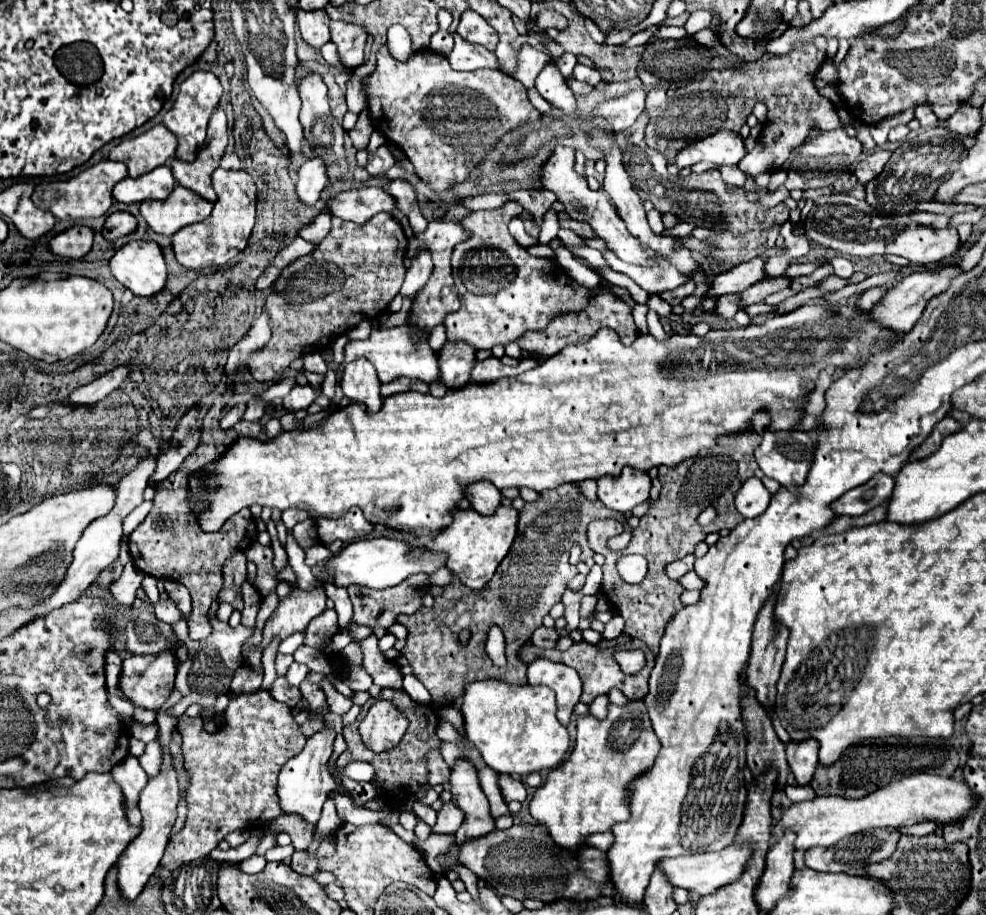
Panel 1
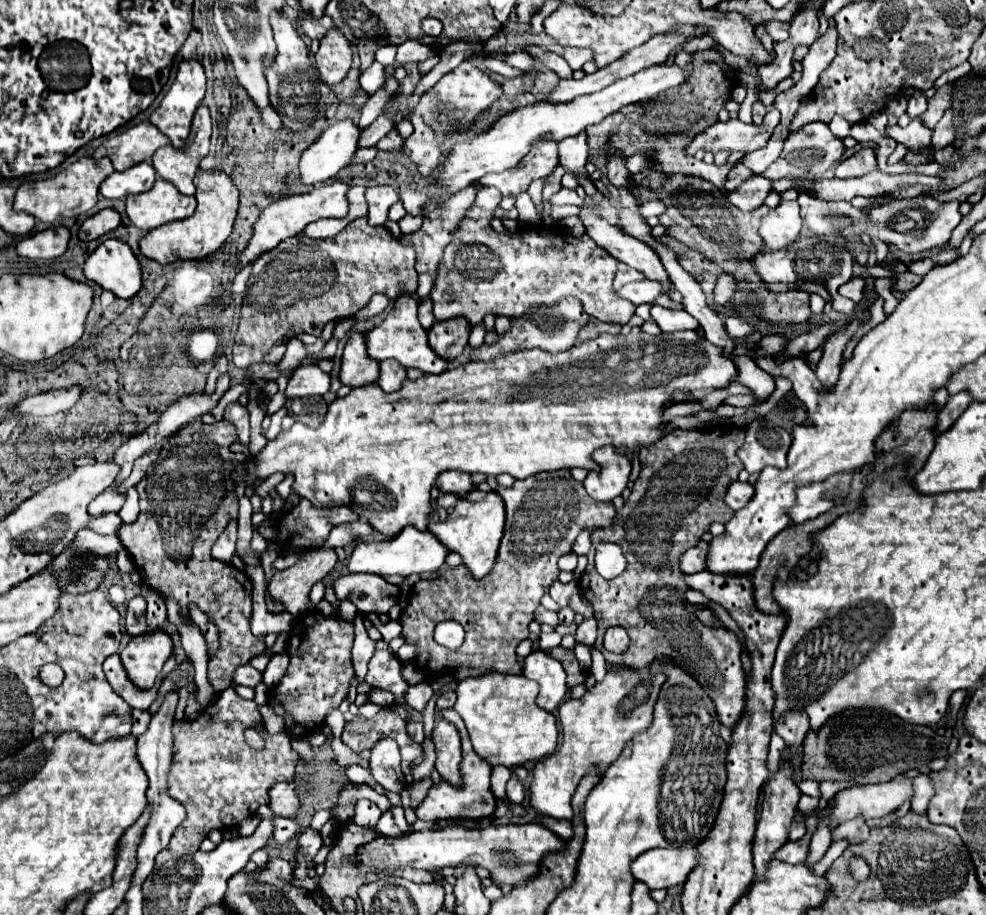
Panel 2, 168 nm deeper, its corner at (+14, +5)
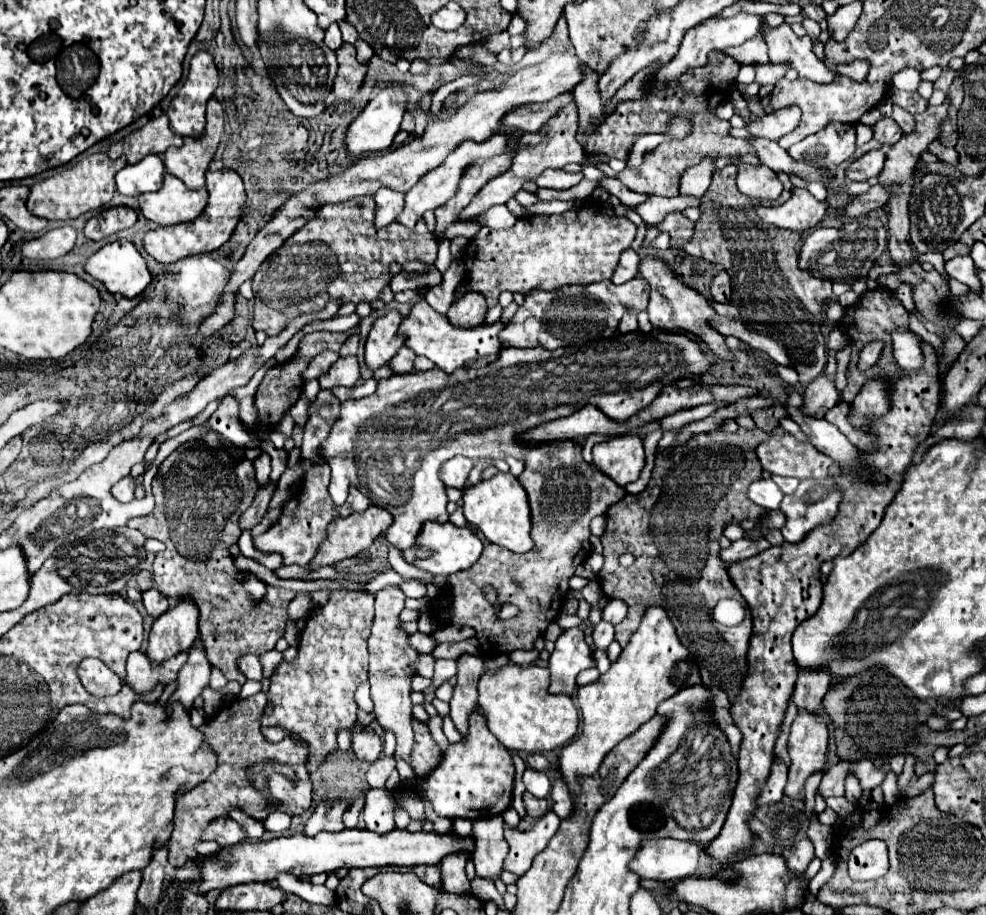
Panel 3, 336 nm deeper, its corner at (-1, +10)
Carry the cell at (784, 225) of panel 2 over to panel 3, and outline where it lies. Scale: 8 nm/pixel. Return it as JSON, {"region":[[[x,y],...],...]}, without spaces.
{"region":[[[793,189],[791,199],[777,207],[757,207],[765,223],[783,227],[789,231],[809,233],[819,225],[825,215],[827,203],[817,201],[807,189]]]}

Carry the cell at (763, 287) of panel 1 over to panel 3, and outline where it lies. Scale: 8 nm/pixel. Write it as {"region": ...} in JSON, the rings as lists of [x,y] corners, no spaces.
{"region":[[[719,271],[711,283],[711,299],[717,303],[729,303],[731,297],[731,279],[727,271]]]}

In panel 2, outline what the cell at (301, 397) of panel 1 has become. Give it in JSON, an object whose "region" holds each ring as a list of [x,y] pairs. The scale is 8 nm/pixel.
{"region":[[[316,364],[300,366],[286,386],[286,396],[302,398],[302,396],[322,396],[330,390],[330,374],[322,372]]]}

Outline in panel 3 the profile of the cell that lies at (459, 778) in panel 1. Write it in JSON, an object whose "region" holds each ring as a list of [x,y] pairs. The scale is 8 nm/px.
{"region":[[[461,655],[457,659],[457,685],[451,699],[449,717],[453,719],[461,737],[467,737],[469,715],[477,705],[477,681],[485,673],[485,661],[479,655]]]}

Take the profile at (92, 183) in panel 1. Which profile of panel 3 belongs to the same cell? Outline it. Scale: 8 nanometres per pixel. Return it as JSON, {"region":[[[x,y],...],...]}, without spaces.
{"region":[[[105,153],[89,155],[81,159],[77,165],[73,165],[71,169],[35,183],[27,199],[27,209],[31,209],[31,213],[35,213],[37,217],[63,221],[63,219],[79,217],[91,209],[103,207],[115,195],[115,173],[123,169],[125,165],[127,165],[125,157],[119,157],[113,161]]]}

